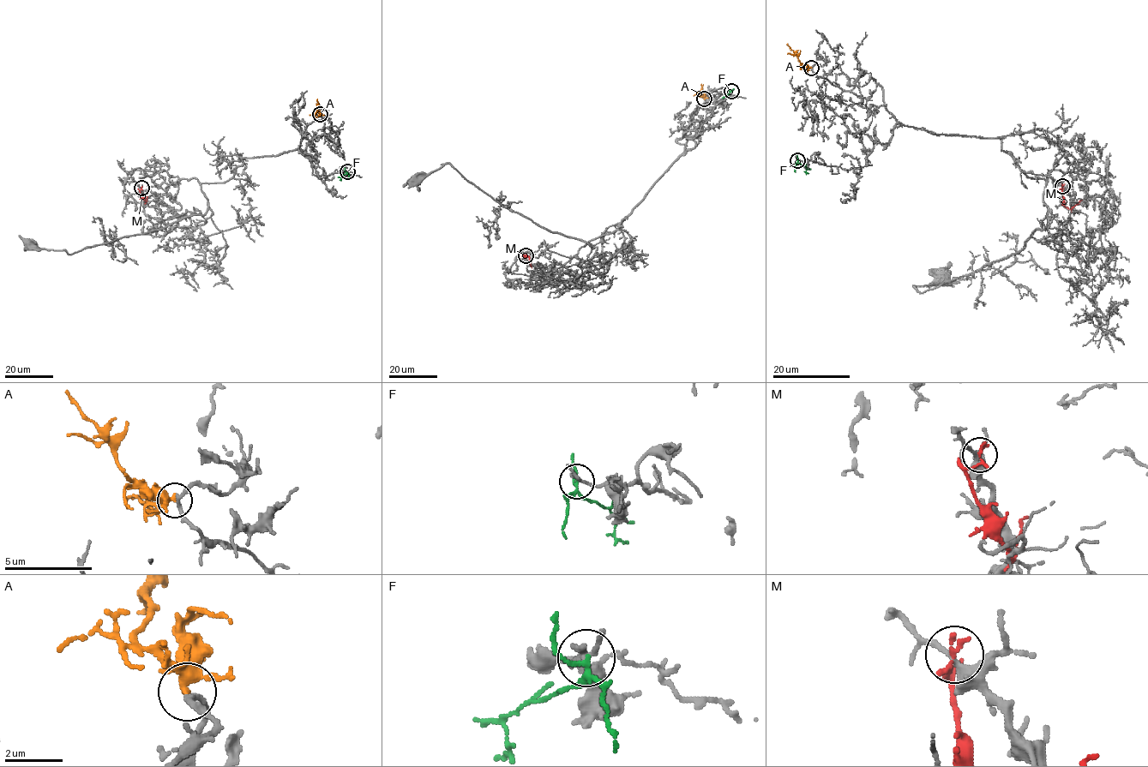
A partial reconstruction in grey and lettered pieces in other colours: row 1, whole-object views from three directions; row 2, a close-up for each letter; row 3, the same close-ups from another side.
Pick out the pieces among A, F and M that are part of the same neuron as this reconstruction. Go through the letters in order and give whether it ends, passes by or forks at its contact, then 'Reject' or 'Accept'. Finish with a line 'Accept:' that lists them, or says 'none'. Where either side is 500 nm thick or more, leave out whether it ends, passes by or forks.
A: It forks there. Accept
F: It forks there. Reject
M: It ends there. Reject
Accept: A

